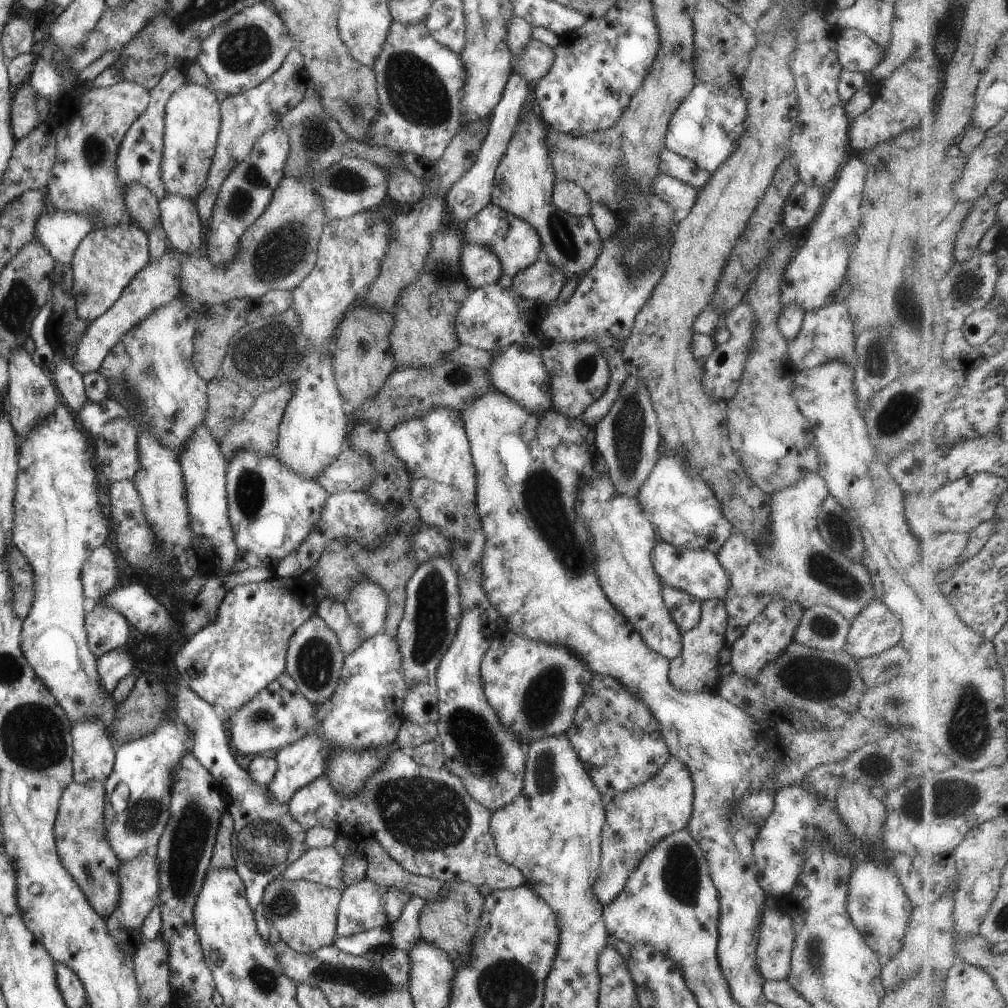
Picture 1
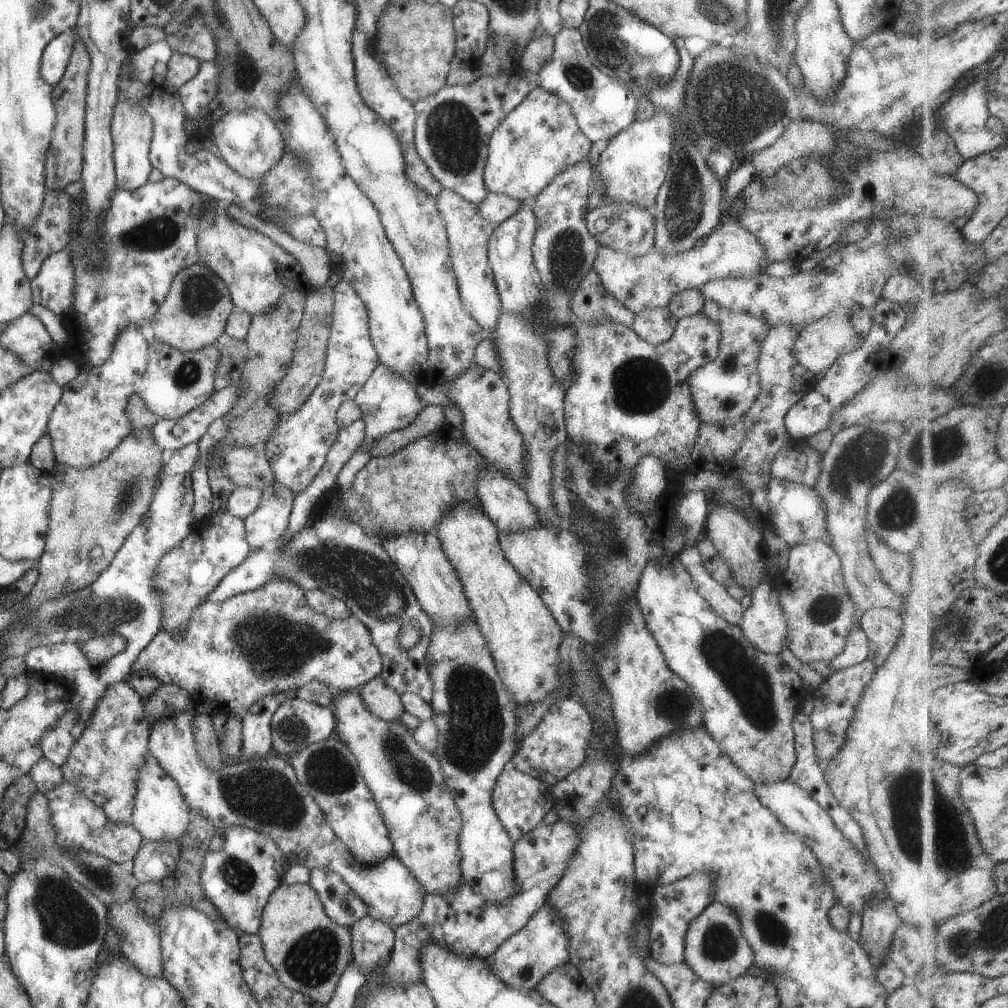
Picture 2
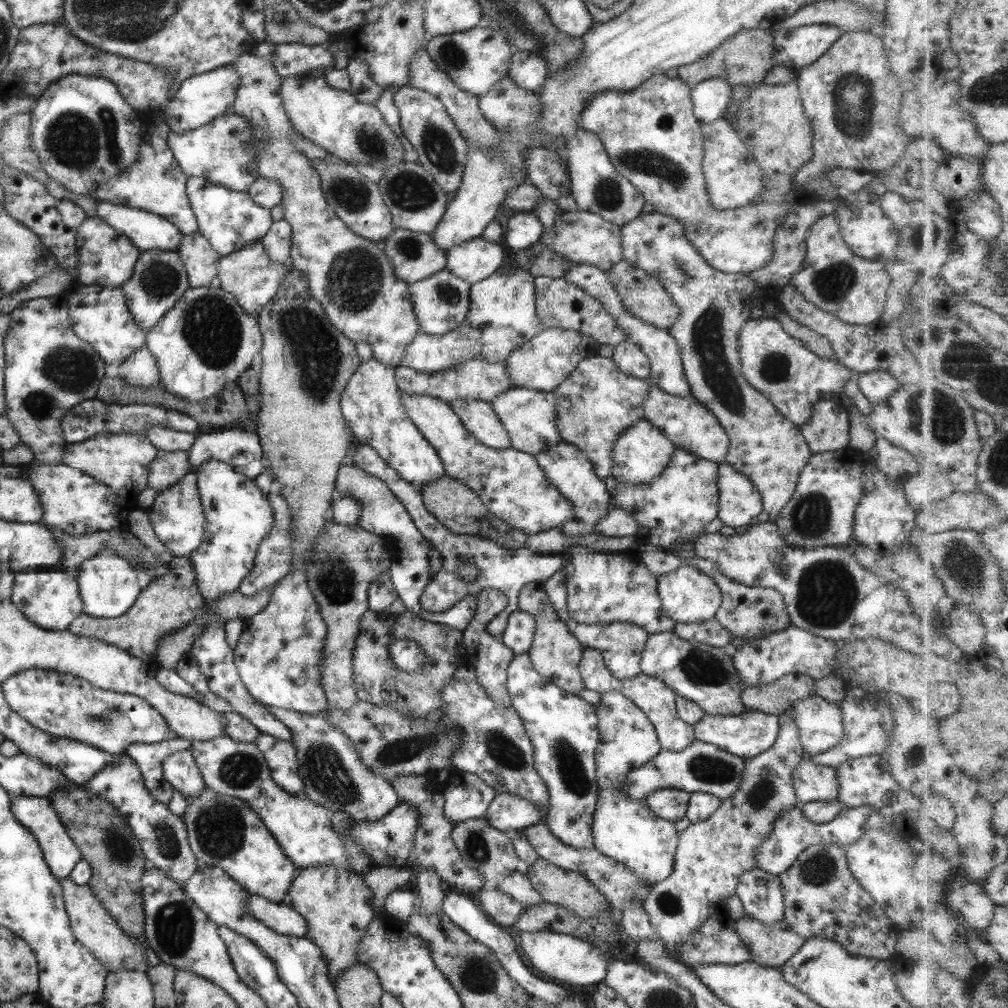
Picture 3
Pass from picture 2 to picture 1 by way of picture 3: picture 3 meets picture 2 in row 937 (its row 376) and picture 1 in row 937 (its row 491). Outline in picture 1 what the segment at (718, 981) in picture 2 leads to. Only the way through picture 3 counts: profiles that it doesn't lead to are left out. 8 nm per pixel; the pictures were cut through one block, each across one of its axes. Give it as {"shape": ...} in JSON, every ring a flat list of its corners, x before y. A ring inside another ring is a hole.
{"shape":[[764,905,759,920,756,963,764,980,780,981,789,974,789,960,794,934,791,918]]}

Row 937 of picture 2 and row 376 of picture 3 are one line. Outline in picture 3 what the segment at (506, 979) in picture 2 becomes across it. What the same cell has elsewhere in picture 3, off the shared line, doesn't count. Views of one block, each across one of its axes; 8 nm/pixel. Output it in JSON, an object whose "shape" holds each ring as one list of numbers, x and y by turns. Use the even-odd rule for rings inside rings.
{"shape":[[543,328,536,336,513,349,504,361,511,387,530,388,536,391,552,391,567,378,575,366,586,357,598,355,599,343,589,336,573,334,559,328]]}

